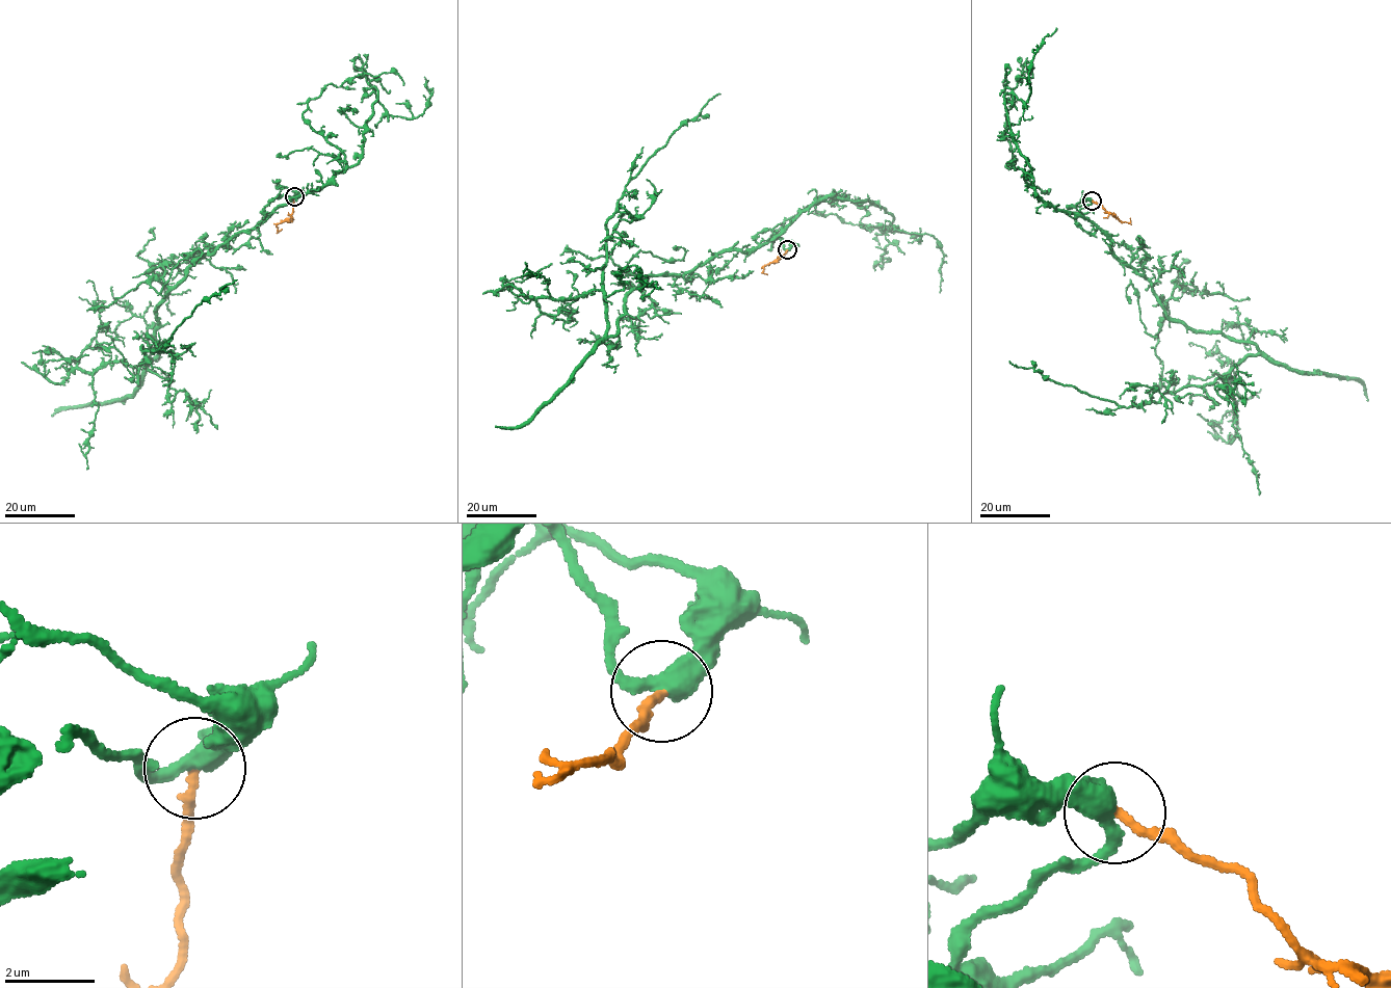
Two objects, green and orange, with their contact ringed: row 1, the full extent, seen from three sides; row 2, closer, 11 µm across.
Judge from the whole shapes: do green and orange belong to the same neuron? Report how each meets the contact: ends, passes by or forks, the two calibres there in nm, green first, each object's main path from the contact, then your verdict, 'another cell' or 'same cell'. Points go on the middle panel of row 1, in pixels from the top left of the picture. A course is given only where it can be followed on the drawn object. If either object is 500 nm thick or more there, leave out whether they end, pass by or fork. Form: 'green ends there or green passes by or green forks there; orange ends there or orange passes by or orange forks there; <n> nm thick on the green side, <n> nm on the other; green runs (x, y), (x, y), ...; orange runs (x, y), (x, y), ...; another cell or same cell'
green passes by; orange ends there; 420 nm thick on the green side, 180 nm on the other; green runs (787, 249), (764, 230), (753, 248), (650, 275), (607, 335), (606, 223), (647, 160), (720, 94); orange runs (787, 249), (763, 266), (763, 272), (767, 274); same cell

